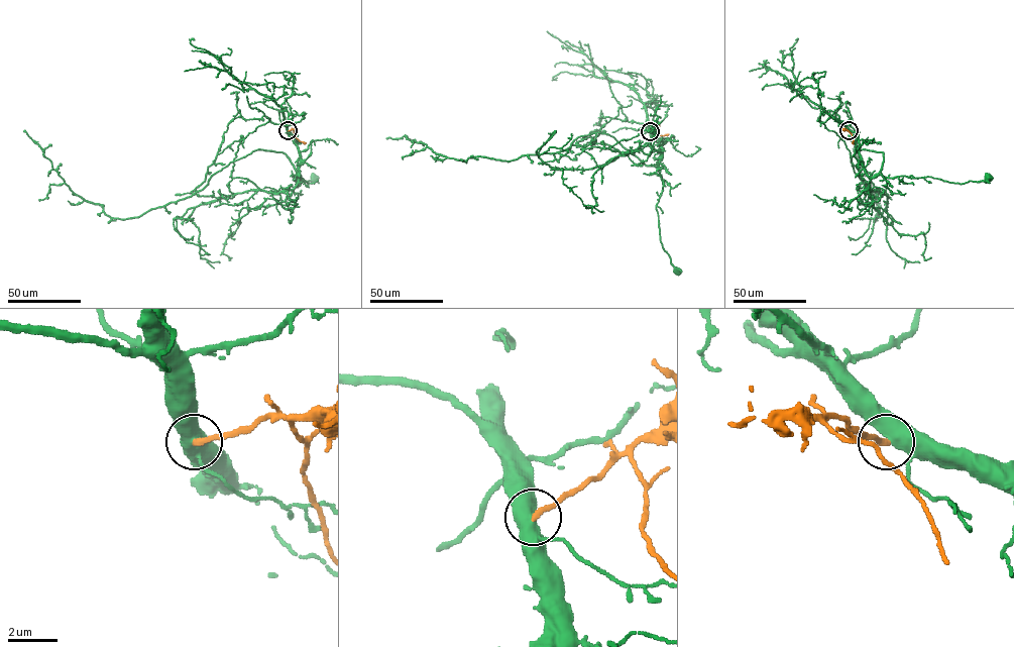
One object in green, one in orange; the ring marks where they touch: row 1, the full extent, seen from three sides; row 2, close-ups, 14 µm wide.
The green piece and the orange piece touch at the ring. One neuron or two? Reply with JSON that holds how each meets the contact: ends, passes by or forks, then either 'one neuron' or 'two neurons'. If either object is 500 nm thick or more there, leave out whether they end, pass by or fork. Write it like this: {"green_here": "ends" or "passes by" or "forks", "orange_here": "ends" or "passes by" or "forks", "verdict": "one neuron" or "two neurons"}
{"verdict": "one neuron"}

